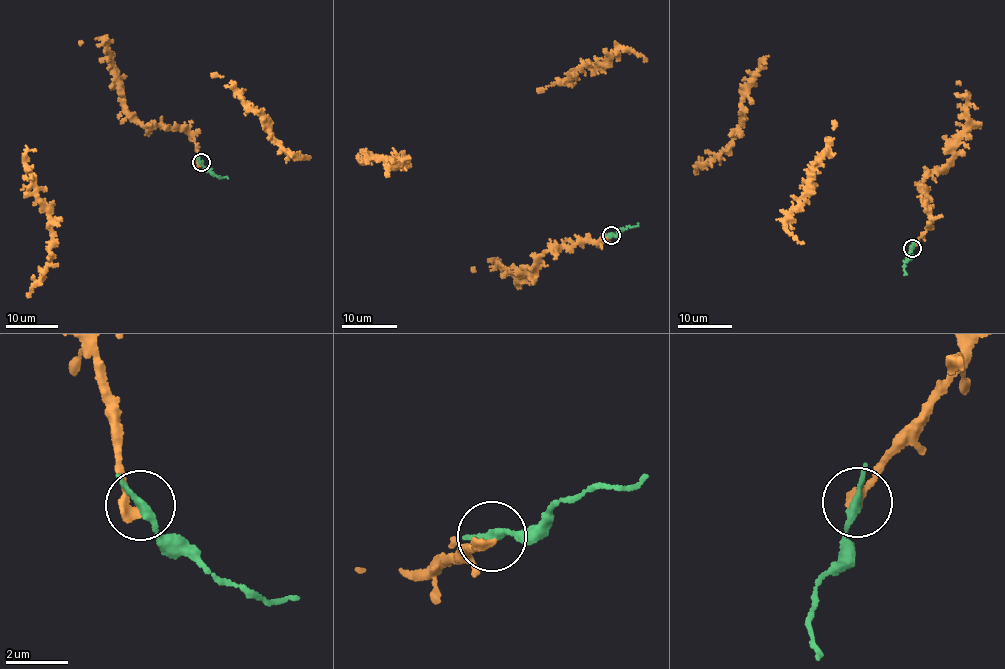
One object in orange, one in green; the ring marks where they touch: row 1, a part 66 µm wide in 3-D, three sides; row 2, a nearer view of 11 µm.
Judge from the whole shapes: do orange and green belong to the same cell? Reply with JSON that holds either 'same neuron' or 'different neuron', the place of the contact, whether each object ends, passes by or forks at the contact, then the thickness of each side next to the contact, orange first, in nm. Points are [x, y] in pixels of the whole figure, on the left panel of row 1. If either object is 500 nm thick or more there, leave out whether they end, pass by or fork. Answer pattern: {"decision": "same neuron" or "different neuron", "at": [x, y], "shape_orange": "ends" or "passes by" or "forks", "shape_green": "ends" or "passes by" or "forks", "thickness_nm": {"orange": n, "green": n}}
{"decision": "different neuron", "at": [201, 162], "shape_orange": "ends", "shape_green": "ends", "thickness_nm": {"orange": 320, "green": 300}}

